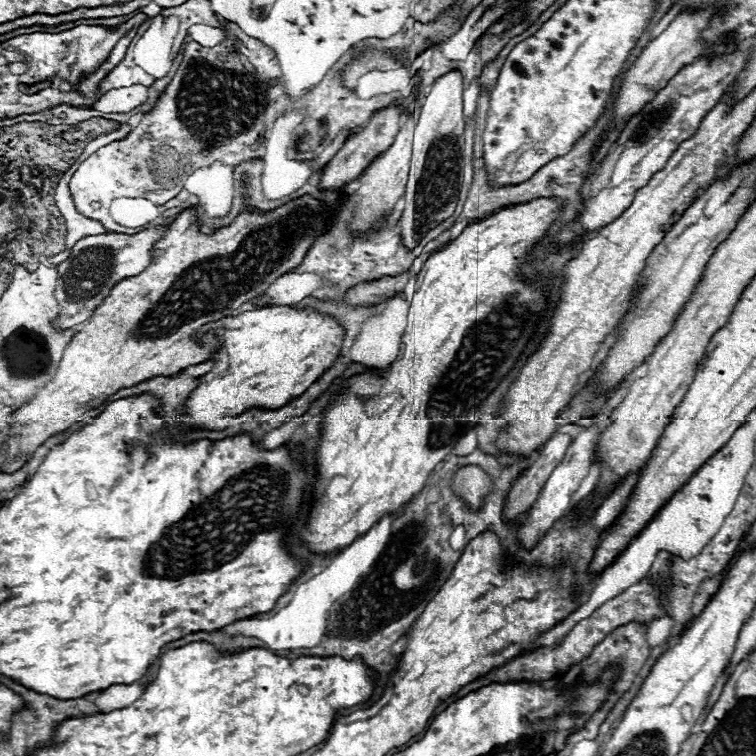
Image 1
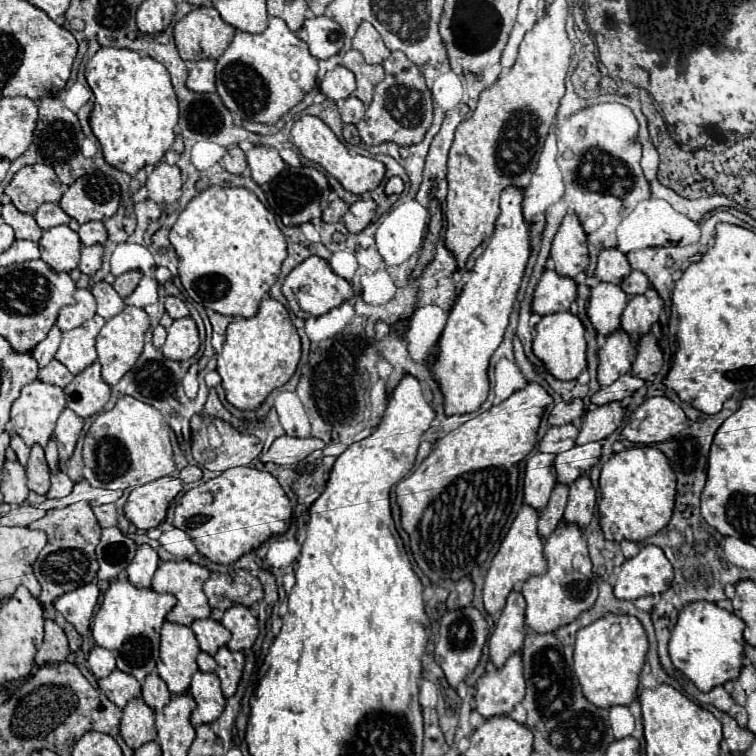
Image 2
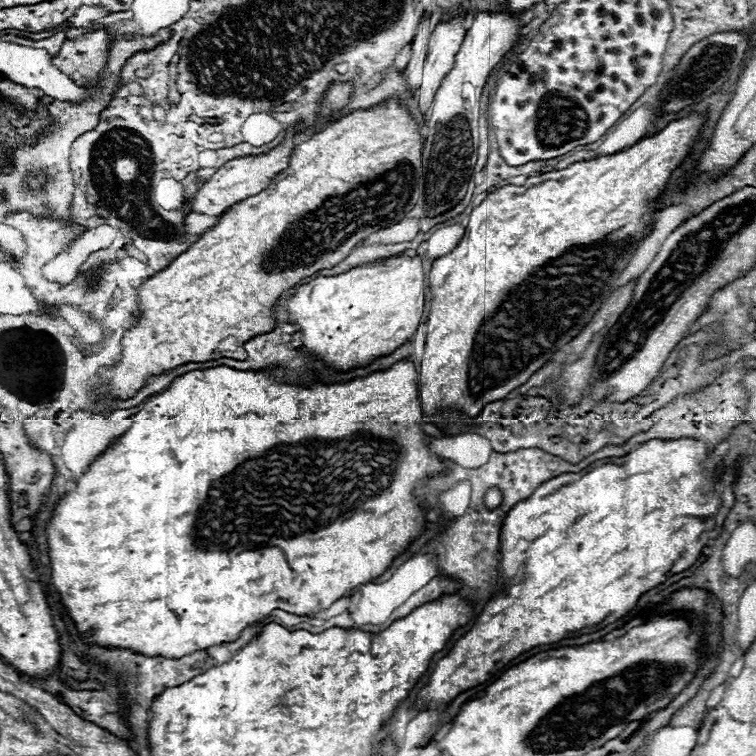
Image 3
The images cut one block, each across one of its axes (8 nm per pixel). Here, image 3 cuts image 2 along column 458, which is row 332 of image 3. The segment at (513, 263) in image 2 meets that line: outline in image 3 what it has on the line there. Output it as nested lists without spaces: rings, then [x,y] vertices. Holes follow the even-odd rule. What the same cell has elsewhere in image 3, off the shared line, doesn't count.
[[[394,256],[352,268],[338,276],[320,276],[310,284],[300,286],[298,292],[286,300],[286,314],[290,316],[290,324],[298,326],[298,334],[302,336],[300,350],[322,360],[326,368],[334,372],[346,372],[358,366],[366,366],[380,356],[388,356],[398,346],[402,346],[404,340],[416,332],[424,314],[424,304],[426,296],[422,260],[418,256]]]

